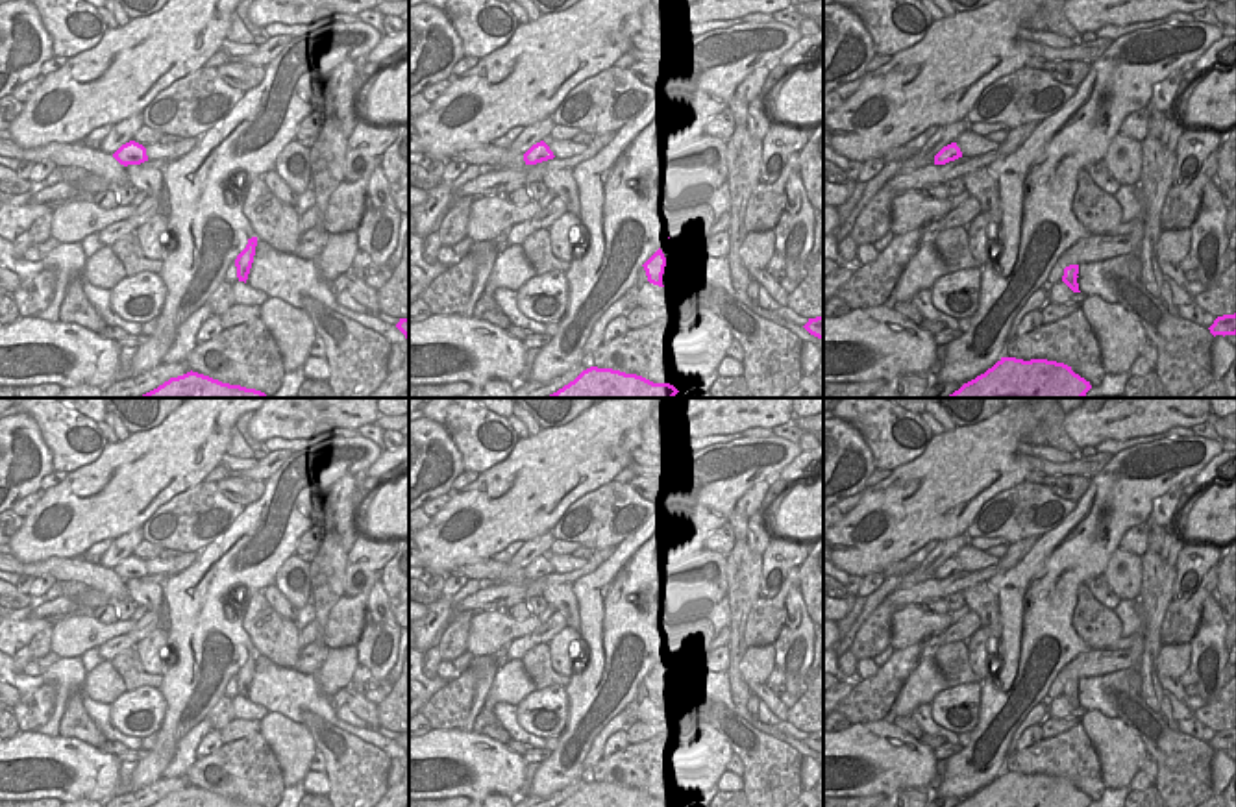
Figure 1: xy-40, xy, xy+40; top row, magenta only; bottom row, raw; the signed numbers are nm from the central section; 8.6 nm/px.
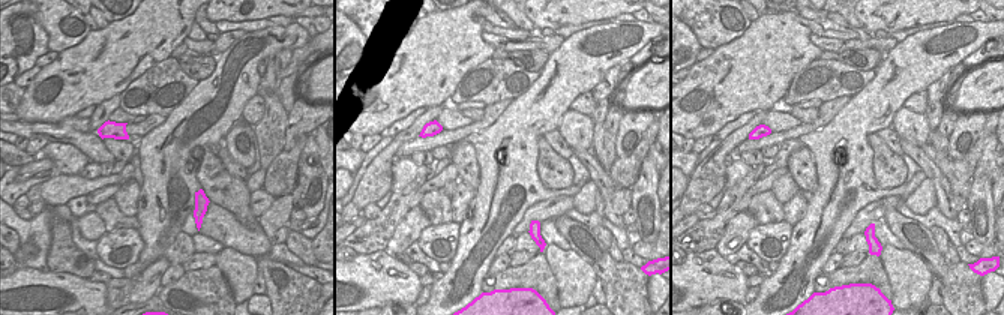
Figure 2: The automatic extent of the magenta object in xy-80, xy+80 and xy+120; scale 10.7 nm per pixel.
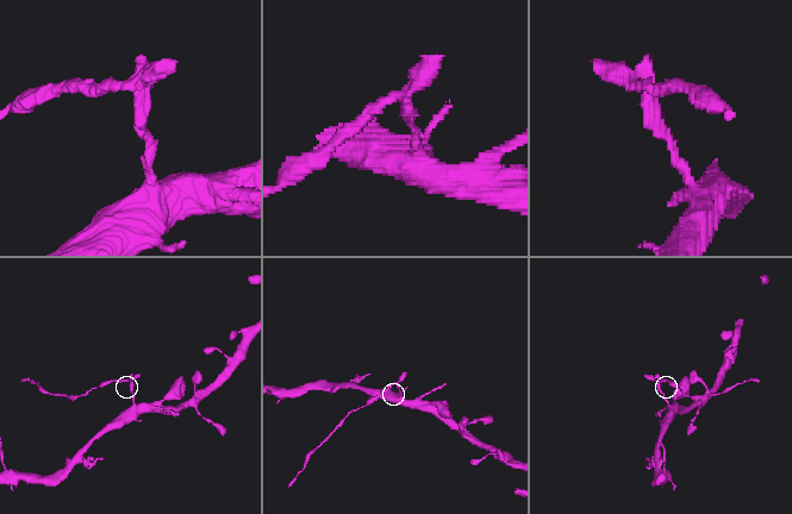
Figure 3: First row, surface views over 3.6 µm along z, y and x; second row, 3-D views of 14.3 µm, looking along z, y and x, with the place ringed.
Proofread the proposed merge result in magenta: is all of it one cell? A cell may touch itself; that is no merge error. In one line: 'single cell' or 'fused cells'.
fused cells

